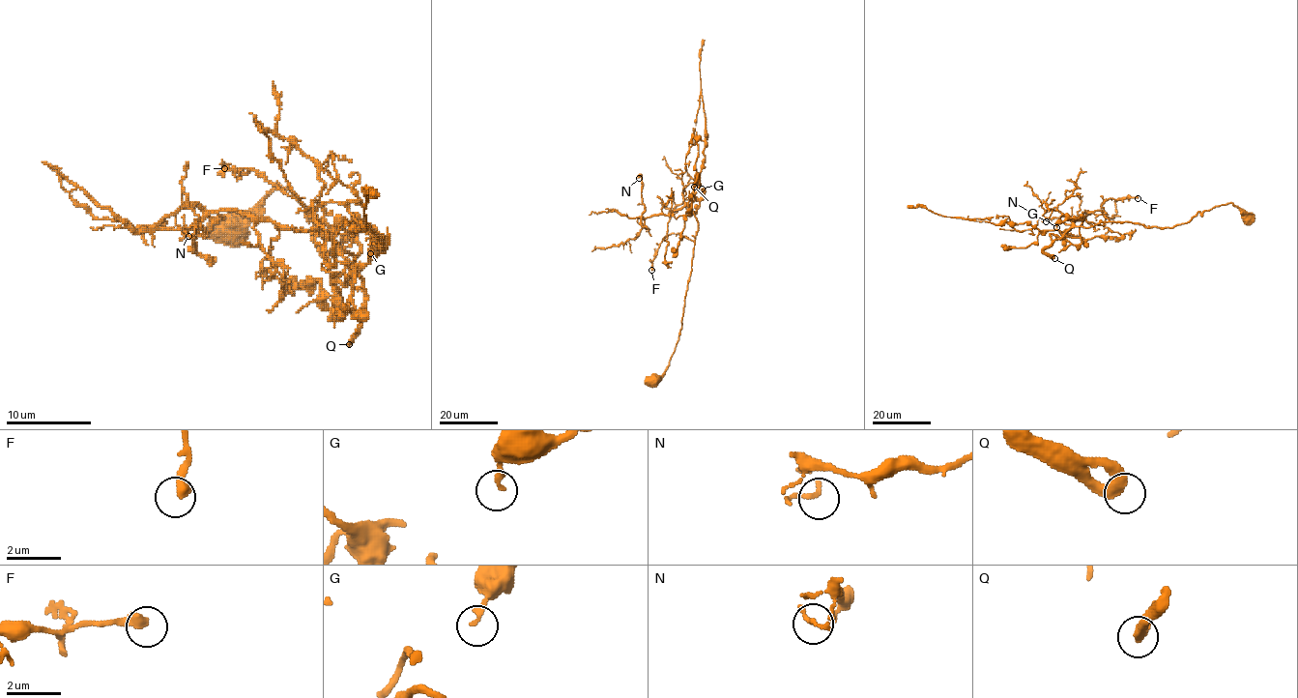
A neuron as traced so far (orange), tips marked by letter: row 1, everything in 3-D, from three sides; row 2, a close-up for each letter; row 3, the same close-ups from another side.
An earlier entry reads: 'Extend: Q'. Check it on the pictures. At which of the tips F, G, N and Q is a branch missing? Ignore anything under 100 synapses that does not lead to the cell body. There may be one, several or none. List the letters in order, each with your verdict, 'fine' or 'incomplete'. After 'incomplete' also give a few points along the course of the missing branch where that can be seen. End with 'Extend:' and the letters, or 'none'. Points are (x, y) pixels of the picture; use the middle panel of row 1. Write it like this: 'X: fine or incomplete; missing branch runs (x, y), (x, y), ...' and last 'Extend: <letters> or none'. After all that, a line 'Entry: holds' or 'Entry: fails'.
F: fine
G: fine
N: fine
Q: fine
Extend: none
Entry: fails

